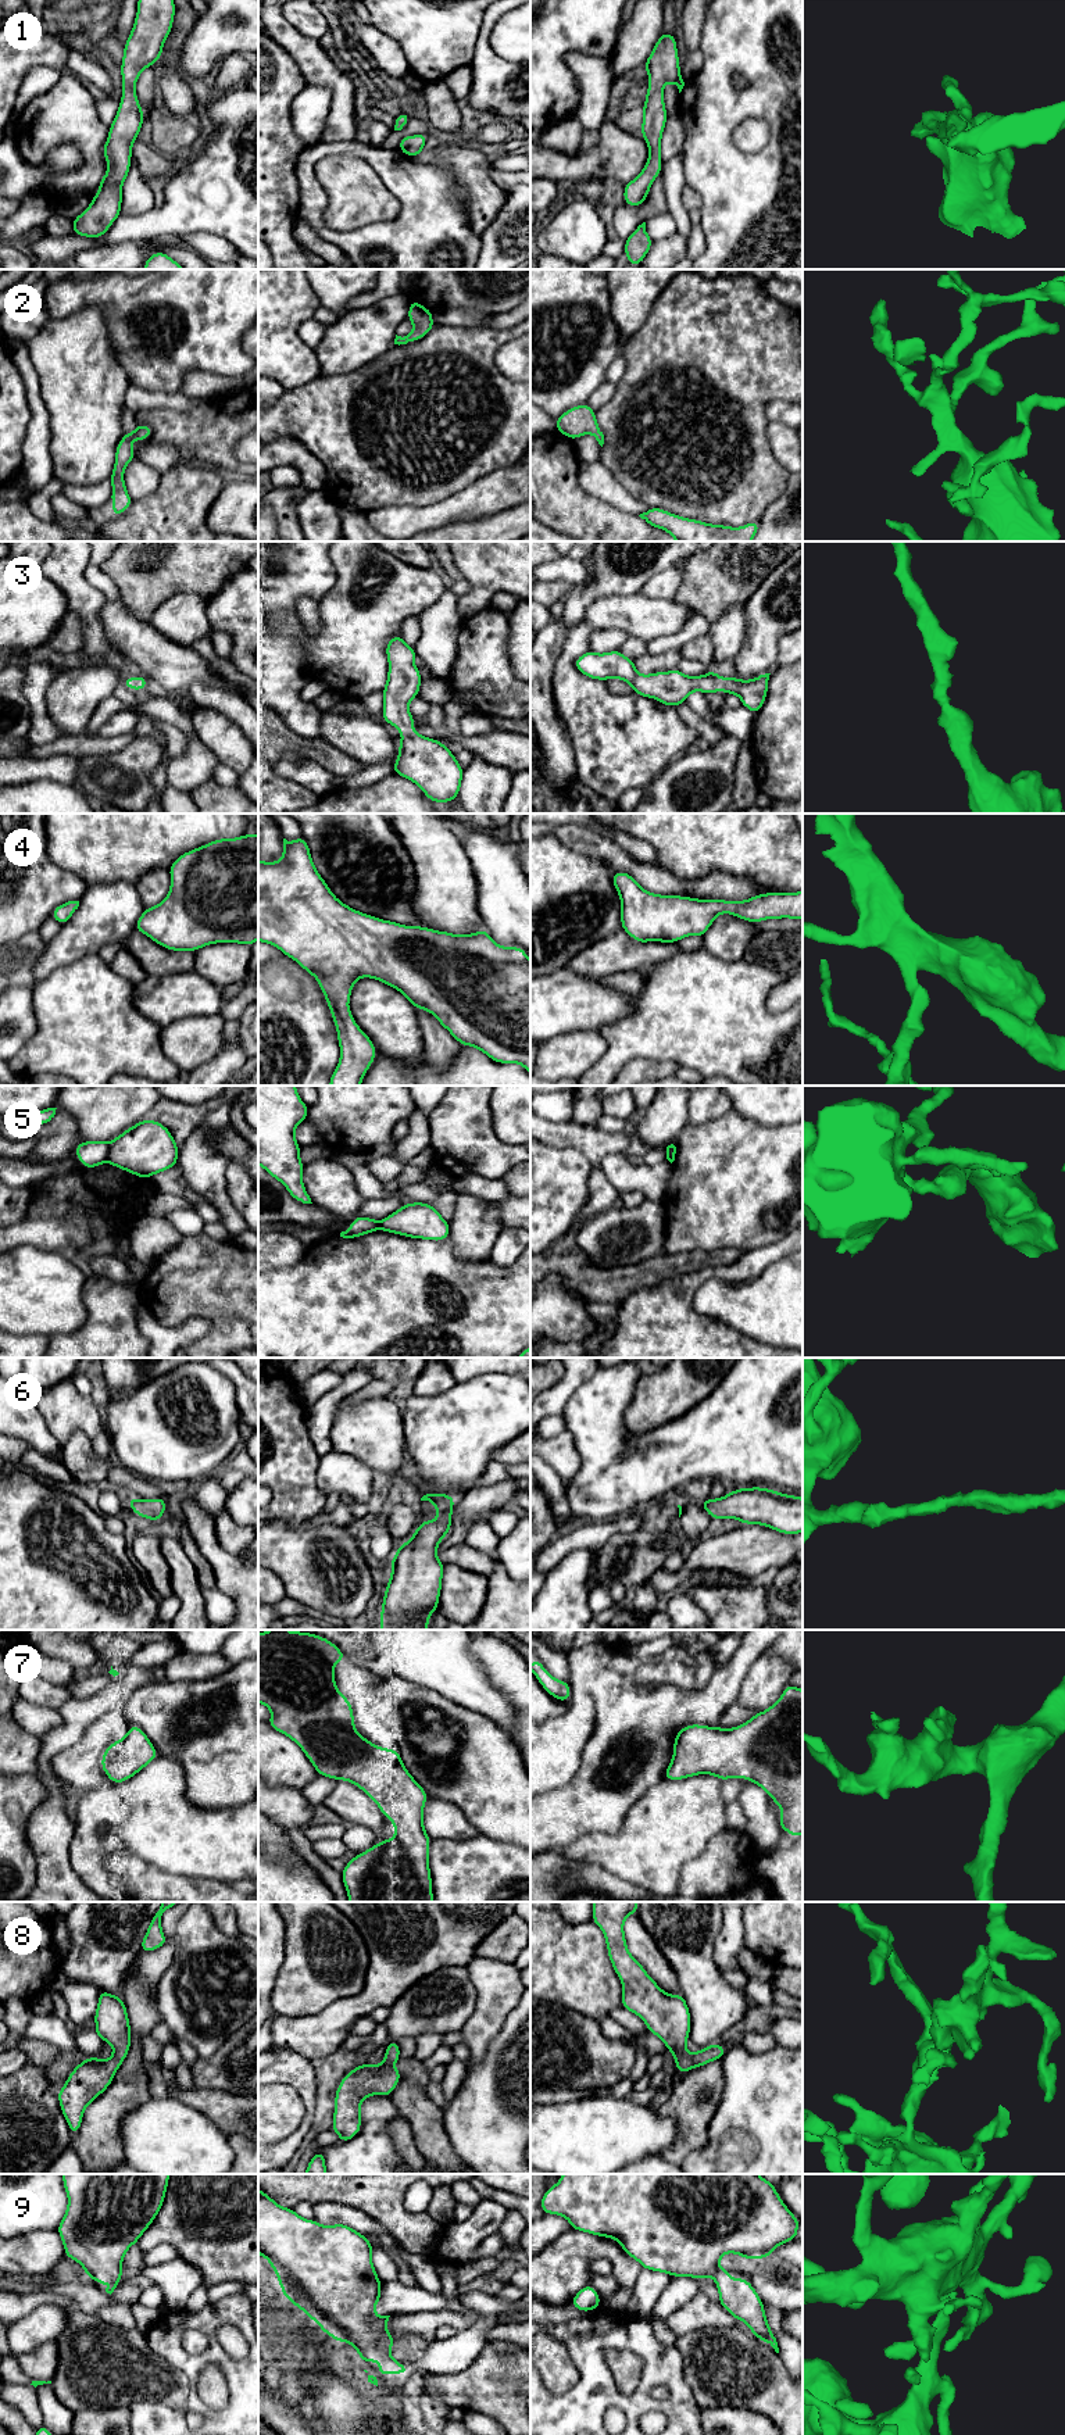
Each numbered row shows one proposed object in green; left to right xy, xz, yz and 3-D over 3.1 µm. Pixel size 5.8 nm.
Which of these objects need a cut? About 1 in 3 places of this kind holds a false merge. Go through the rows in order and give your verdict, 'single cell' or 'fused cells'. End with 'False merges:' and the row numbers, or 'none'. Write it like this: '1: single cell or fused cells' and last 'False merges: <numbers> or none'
1: single cell
2: single cell
3: single cell
4: single cell
5: fused cells
6: single cell
7: single cell
8: single cell
9: single cell
False merges: 5

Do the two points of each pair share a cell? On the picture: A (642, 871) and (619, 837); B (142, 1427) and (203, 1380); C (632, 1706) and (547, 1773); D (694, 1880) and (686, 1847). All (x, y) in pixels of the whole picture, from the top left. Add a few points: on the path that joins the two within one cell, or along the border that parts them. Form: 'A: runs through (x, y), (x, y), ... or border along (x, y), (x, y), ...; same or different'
A: border along (607, 839), (617, 843), (633, 858), (657, 866); different
B: runs through (158, 1415), (165, 1408), (165, 1400), (186, 1384); same
C: border along (594, 1711), (594, 1730), (575, 1773); different
D: border along (713, 1835), (707, 1847), (683, 1866), (676, 1887); different

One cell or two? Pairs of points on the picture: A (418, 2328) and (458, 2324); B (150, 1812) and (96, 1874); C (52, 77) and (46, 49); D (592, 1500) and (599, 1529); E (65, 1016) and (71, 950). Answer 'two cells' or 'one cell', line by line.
A: one cell
B: one cell
C: two cells
D: two cells
E: two cells

